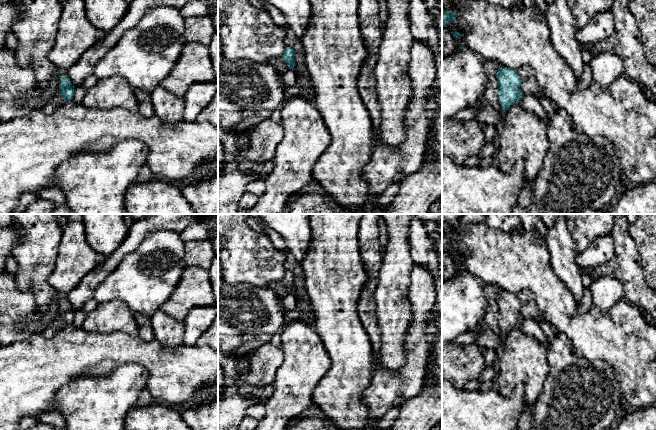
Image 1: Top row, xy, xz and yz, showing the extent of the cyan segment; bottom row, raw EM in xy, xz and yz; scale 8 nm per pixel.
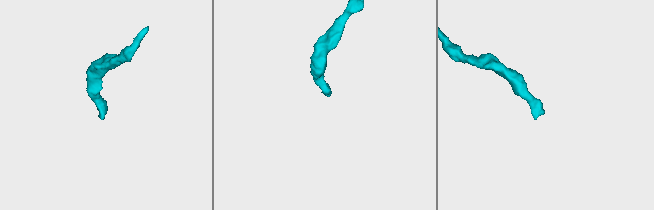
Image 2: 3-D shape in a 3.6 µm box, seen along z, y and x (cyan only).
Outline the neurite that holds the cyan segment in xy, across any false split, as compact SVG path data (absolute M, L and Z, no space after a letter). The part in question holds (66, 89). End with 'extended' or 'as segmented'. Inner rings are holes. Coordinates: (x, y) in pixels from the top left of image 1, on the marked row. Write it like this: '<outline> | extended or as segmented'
M61 75L59 80L59 93L54 95L43 107L47 114L51 114L58 107L63 106L67 101L73 100L75 86L72 85L67 75Z | extended

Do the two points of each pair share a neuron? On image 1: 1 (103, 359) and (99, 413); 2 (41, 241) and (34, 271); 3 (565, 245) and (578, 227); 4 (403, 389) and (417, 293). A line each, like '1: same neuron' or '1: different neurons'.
1: different neurons
2: same neuron
3: different neurons
4: same neuron

